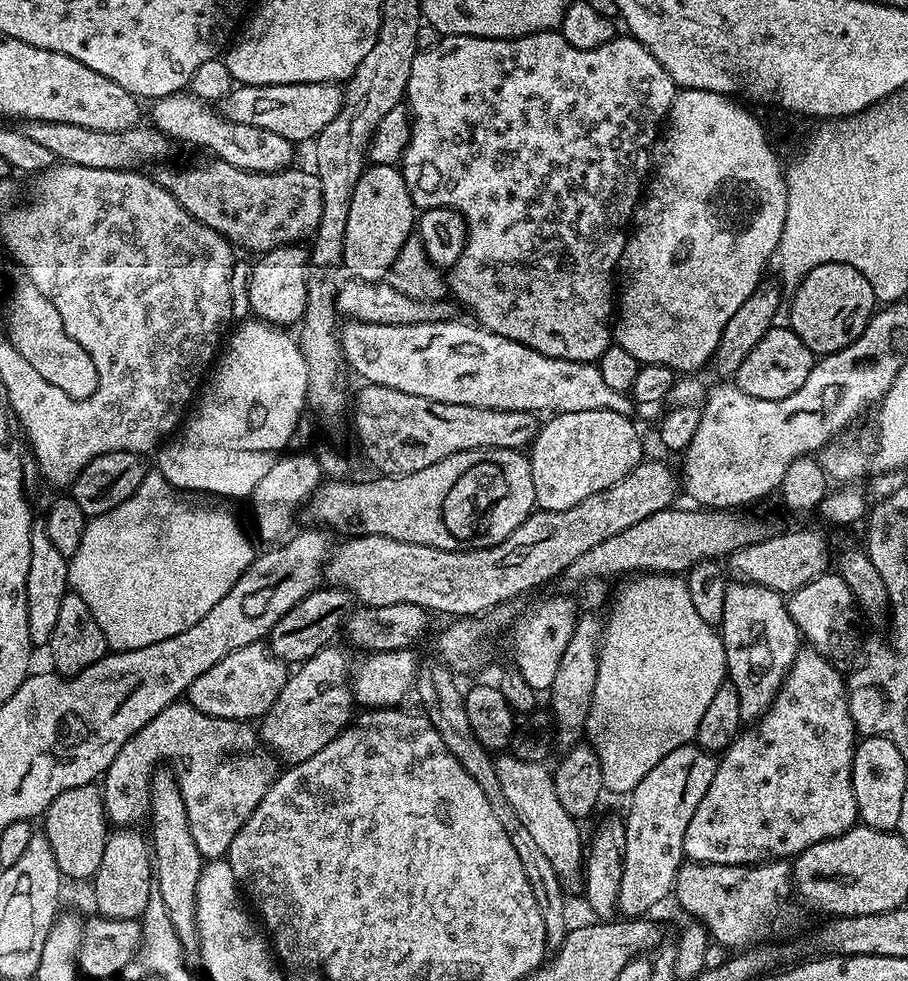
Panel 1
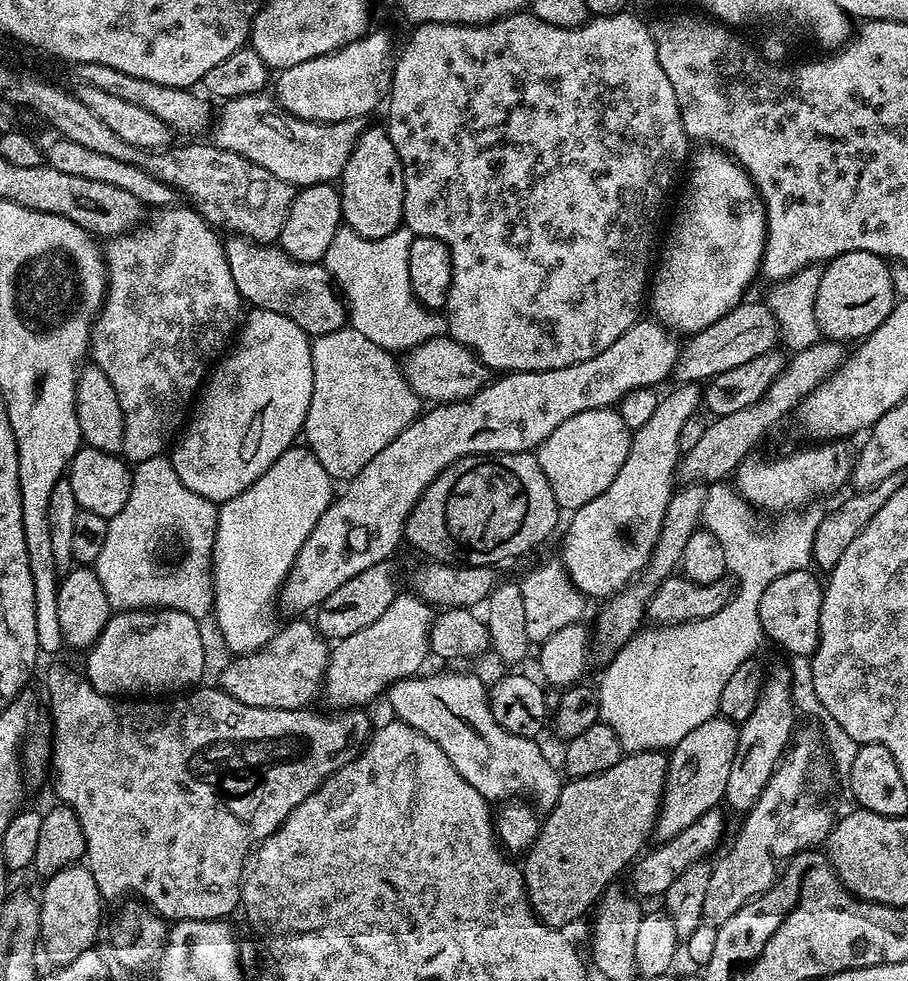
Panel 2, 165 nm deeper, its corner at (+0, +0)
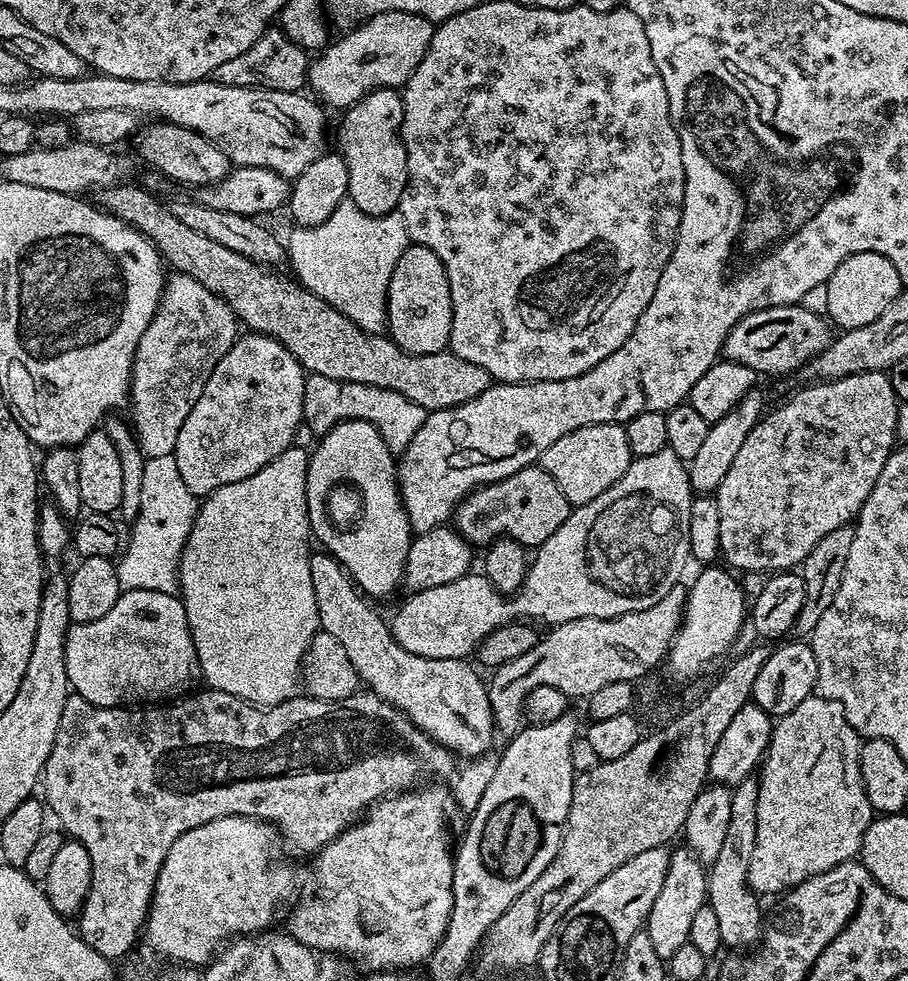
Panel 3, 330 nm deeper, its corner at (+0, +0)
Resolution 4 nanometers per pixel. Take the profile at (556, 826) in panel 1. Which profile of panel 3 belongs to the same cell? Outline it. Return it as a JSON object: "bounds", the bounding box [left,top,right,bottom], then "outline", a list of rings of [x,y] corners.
{"bounds":[310,550,494,758],"outline":[[[323,550],[313,551],[310,555],[310,582],[314,582],[314,602],[318,602],[318,618],[323,632],[338,638],[342,646],[346,646],[346,655],[360,676],[361,685],[373,692],[387,704],[392,704],[402,714],[410,718],[432,740],[438,741],[442,747],[457,757],[475,758],[485,755],[492,744],[494,725],[490,698],[485,681],[464,660],[450,658],[422,658],[418,654],[410,654],[410,650],[402,650],[392,636],[392,629],[387,619],[383,620],[369,601],[365,599],[359,588],[352,583],[351,576],[342,565]]]}

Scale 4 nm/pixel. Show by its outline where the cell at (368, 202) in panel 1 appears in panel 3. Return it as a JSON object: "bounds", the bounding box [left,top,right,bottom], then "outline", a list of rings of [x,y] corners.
{"bounds":[338,88,408,216],"outline":[[[375,88],[341,115],[344,117],[340,120],[338,151],[350,174],[347,199],[371,216],[397,211],[406,190],[408,163],[406,146],[400,137],[403,113],[404,98],[397,89]]]}

